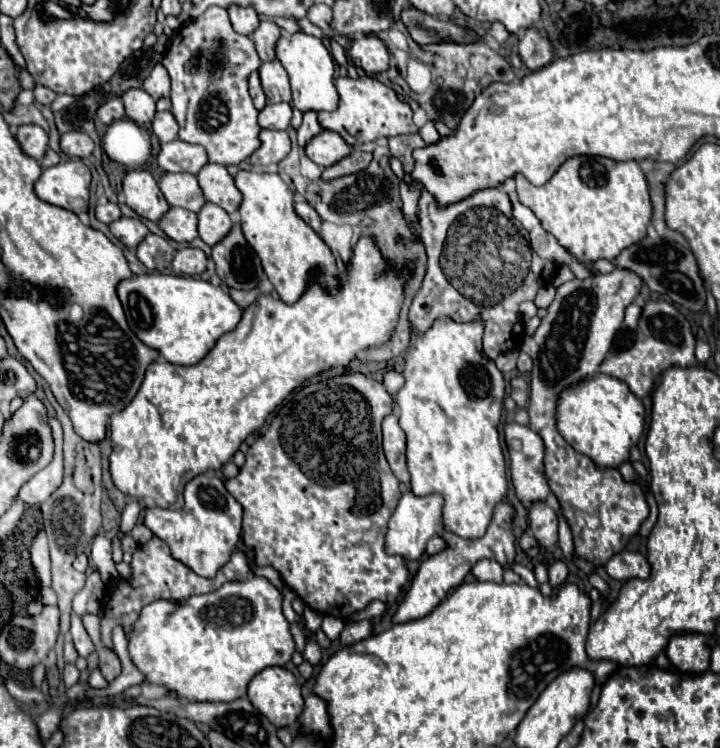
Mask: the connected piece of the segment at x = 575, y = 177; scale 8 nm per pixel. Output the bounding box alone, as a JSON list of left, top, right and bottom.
[516,157,652,261]

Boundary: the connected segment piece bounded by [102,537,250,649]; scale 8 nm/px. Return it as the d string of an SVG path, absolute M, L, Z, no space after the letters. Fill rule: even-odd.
M152 537L148 543L140 543L132 555L132 563L130 563L130 579L126 581L118 581L108 595L104 595L104 617L102 617L102 643L108 649L114 649L112 645L112 629L116 625L122 625L126 637L130 637L132 633L132 625L140 615L140 609L150 605L152 601L158 599L170 599L170 601L186 601L190 595L198 595L198 593L208 593L218 589L220 585L224 585L226 581L242 581L248 577L250 573L250 559L244 551L234 551L232 559L218 571L218 575L214 579L204 579L192 573L190 567L186 567L184 563L176 561L168 549L168 545L164 541L160 541L158 537Z

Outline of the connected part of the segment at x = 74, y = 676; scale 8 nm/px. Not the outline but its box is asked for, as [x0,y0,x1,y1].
[62,663,80,687]

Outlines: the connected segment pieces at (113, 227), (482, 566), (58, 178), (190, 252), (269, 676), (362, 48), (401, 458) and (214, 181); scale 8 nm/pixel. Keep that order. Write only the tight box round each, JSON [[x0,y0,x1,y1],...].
[[110,217,148,251],[472,559,498,583],[34,159,90,215],[172,247,208,275],[248,667,304,727],[348,35,390,75],[382,413,410,485],[198,163,242,213]]

